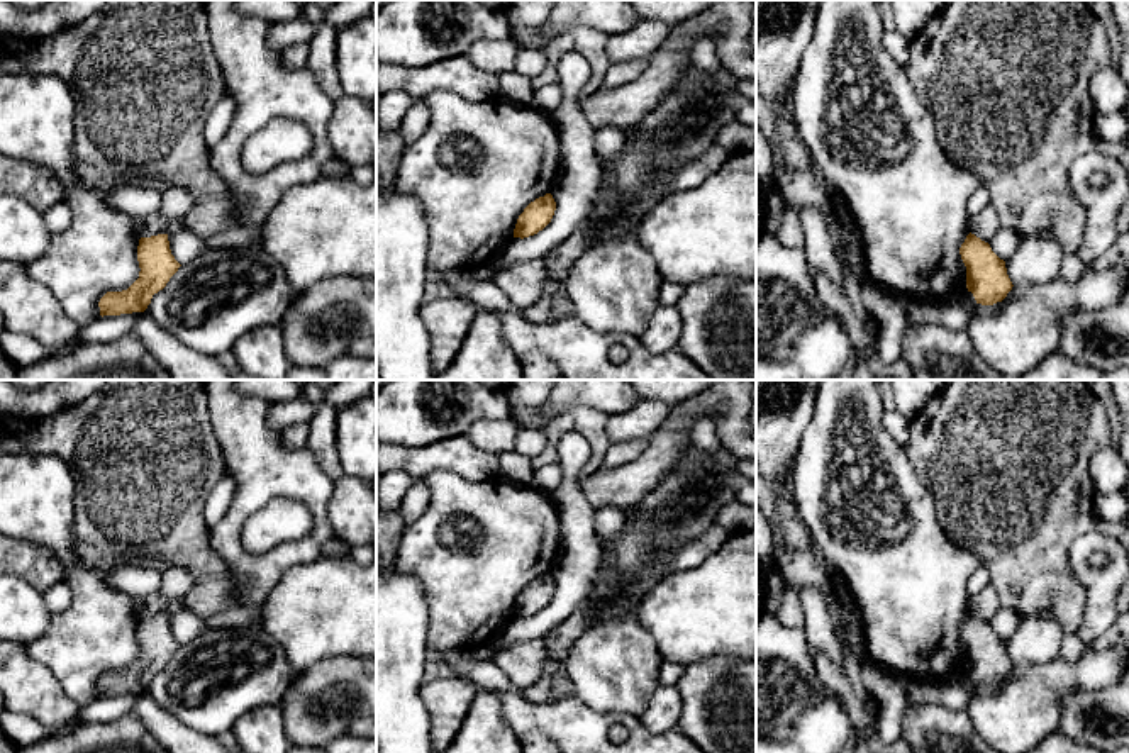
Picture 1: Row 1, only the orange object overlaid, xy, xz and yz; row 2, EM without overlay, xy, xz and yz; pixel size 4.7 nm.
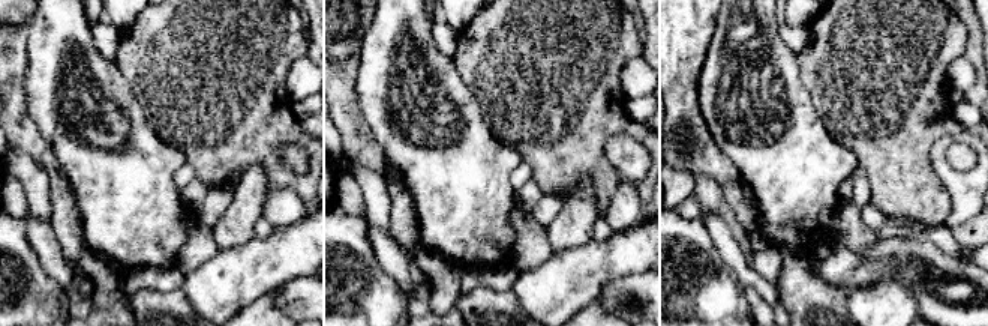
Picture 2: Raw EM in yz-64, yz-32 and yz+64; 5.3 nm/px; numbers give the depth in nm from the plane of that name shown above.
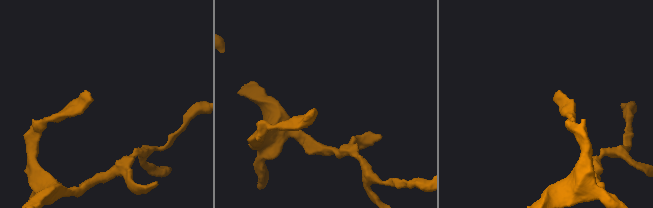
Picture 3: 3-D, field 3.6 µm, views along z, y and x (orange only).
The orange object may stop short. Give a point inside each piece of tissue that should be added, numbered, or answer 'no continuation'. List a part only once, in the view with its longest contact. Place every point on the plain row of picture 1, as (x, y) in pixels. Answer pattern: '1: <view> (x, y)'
no continuation

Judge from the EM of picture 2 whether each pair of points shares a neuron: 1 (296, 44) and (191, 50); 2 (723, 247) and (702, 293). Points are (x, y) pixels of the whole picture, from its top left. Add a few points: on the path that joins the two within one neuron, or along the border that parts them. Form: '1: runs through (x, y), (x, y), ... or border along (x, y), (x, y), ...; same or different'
1: runs through (270, 44), (222, 44), (216, 50); same
2: border along (705, 223), (718, 256), (741, 283); different

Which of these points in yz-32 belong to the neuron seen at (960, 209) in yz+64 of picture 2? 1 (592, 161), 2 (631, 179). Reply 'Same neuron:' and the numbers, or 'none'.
Same neuron: 2

